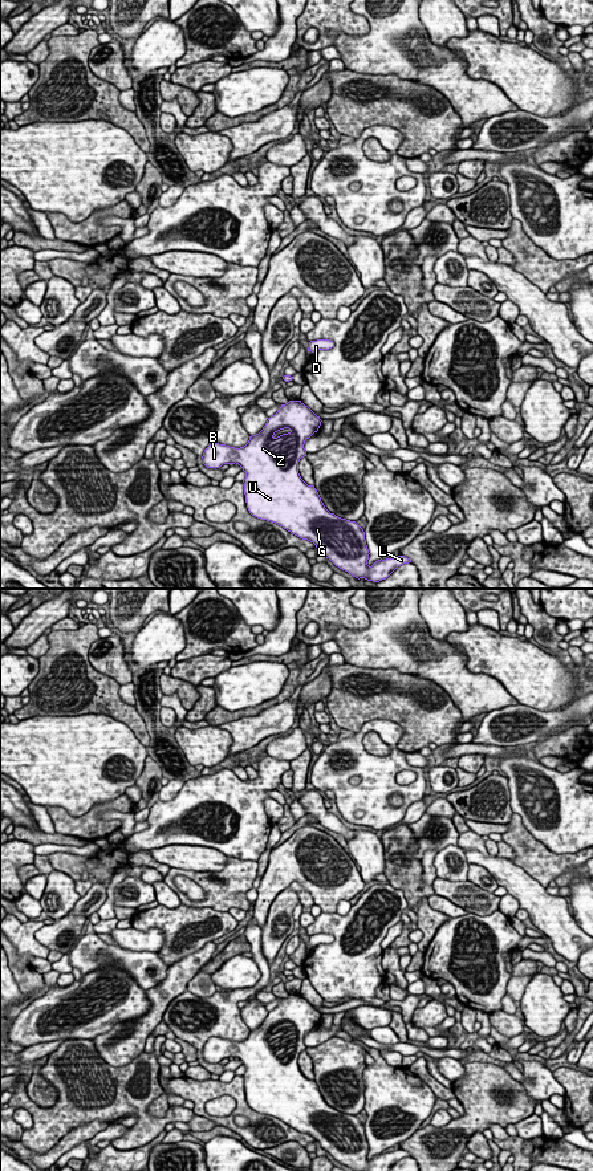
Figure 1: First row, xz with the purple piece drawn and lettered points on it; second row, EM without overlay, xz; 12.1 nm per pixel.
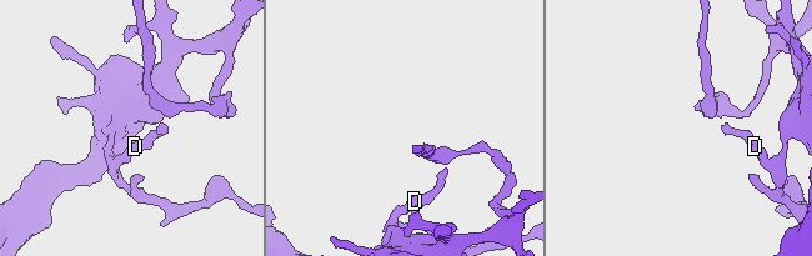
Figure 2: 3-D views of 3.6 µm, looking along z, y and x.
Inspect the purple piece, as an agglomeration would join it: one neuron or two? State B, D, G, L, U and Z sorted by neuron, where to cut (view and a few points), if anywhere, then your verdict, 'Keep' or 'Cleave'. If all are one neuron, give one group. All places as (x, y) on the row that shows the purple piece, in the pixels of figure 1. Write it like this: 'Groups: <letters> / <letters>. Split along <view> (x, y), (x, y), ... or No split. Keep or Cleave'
Groups: B D G L U Z. No split. Keep

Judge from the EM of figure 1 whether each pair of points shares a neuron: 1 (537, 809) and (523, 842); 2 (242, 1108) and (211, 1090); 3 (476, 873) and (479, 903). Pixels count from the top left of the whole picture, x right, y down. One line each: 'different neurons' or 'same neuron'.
1: different neurons
2: same neuron
3: different neurons

